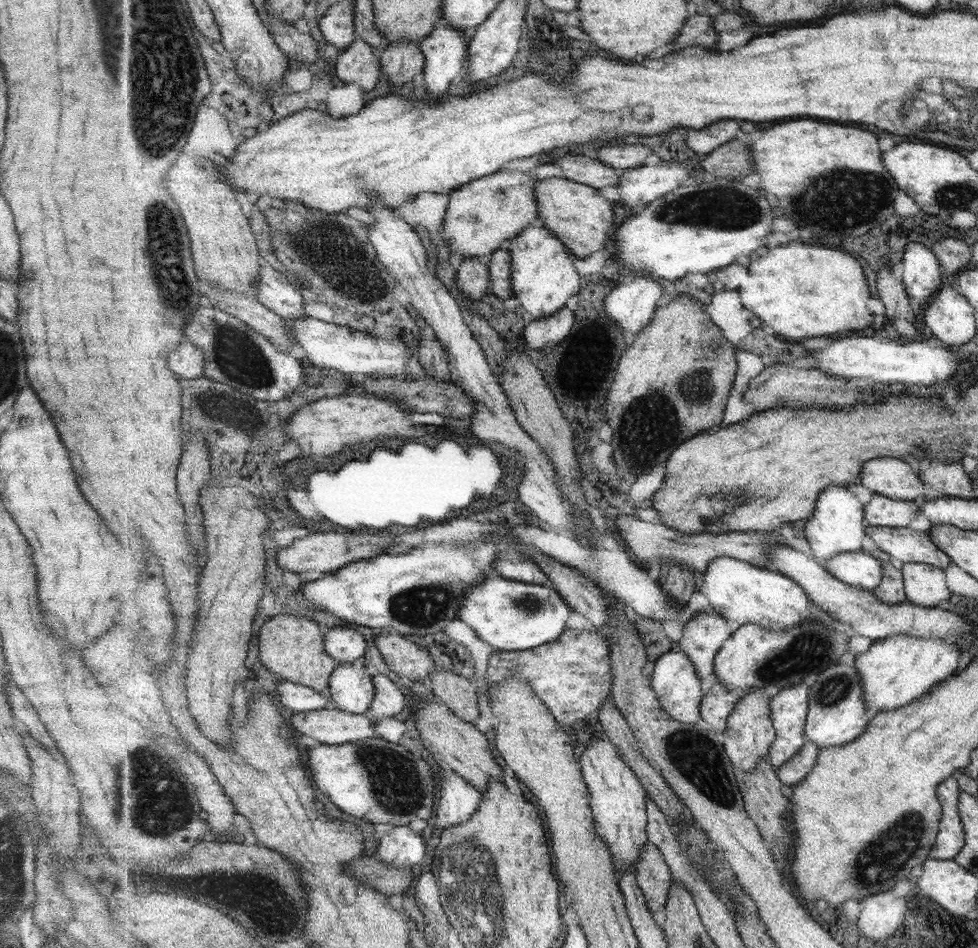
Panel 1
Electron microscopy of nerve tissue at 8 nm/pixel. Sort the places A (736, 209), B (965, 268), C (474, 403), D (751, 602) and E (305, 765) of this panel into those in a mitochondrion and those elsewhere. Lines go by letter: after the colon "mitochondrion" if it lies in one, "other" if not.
A: mitochondrion
B: other
C: other
D: other
E: other

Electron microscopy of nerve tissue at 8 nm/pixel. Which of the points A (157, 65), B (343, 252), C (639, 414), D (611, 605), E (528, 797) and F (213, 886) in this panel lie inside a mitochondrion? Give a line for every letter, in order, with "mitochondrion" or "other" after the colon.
A: mitochondrion
B: mitochondrion
C: mitochondrion
D: other
E: other
F: other

